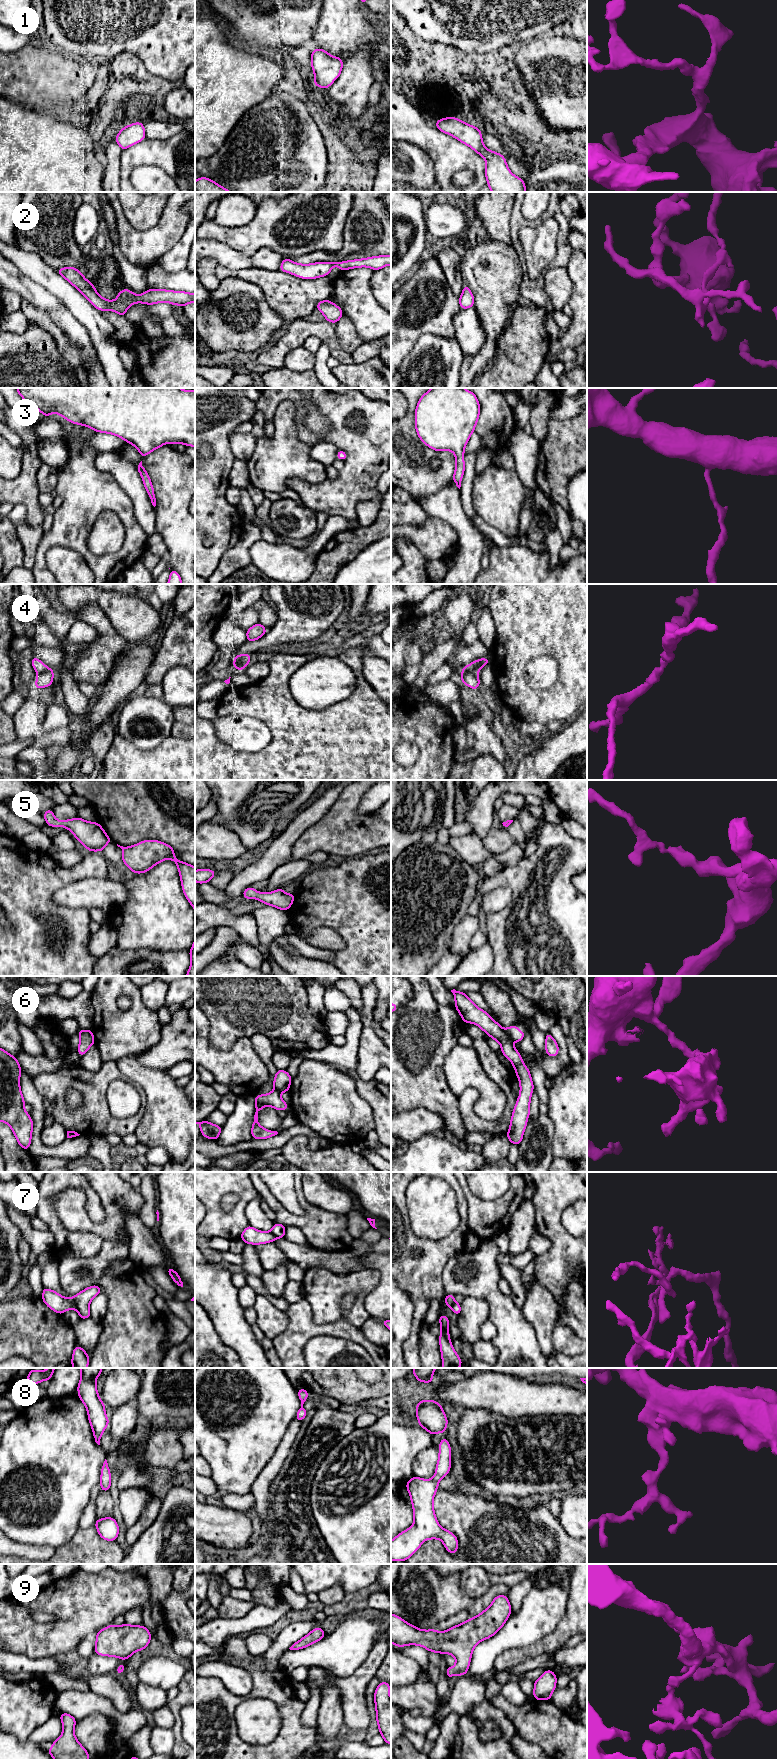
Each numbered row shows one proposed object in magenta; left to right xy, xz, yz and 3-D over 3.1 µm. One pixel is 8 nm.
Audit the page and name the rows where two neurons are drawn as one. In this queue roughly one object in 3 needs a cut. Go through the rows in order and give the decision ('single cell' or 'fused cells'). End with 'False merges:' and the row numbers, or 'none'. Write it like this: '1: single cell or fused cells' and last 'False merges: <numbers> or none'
1: single cell
2: single cell
3: single cell
4: fused cells
5: single cell
6: fused cells
7: fused cells
8: single cell
9: single cell
False merges: 4, 6, 7

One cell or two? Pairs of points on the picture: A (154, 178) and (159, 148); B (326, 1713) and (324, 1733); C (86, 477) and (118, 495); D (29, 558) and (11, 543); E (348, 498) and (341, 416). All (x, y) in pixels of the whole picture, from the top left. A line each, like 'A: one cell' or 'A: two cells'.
A: two cells
B: one cell
C: one cell
D: two cells
E: one cell

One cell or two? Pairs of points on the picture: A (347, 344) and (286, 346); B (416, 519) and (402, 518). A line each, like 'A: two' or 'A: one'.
A: two
B: one

